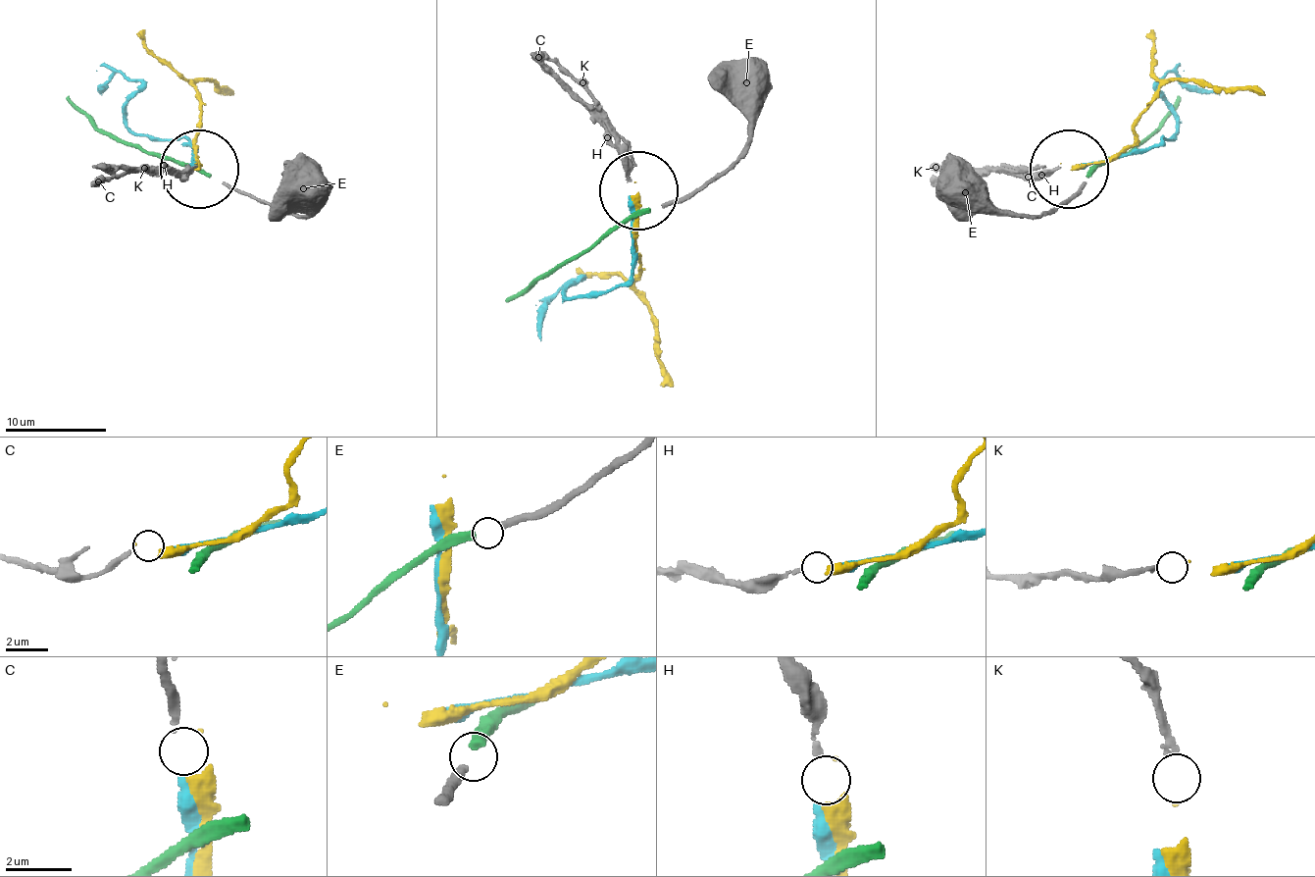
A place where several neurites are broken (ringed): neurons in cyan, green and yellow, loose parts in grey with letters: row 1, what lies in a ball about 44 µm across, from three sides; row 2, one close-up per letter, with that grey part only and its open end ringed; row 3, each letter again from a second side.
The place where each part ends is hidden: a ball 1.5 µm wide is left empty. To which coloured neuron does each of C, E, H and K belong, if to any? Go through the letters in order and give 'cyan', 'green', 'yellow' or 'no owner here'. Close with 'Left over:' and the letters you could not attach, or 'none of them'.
C: no owner here
E: green
H: cyan
K: yellow
Left over: C

